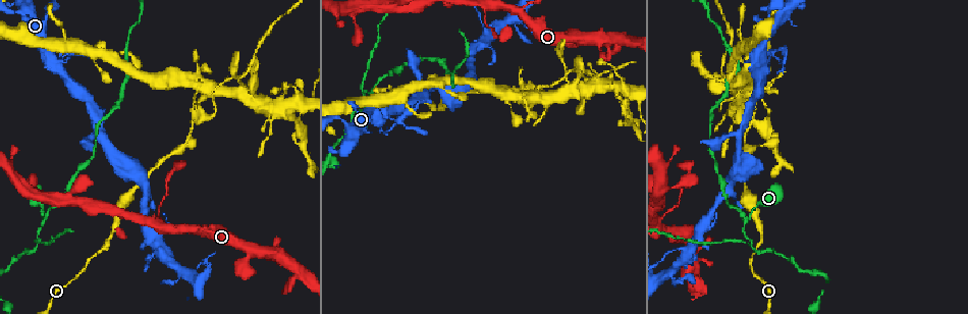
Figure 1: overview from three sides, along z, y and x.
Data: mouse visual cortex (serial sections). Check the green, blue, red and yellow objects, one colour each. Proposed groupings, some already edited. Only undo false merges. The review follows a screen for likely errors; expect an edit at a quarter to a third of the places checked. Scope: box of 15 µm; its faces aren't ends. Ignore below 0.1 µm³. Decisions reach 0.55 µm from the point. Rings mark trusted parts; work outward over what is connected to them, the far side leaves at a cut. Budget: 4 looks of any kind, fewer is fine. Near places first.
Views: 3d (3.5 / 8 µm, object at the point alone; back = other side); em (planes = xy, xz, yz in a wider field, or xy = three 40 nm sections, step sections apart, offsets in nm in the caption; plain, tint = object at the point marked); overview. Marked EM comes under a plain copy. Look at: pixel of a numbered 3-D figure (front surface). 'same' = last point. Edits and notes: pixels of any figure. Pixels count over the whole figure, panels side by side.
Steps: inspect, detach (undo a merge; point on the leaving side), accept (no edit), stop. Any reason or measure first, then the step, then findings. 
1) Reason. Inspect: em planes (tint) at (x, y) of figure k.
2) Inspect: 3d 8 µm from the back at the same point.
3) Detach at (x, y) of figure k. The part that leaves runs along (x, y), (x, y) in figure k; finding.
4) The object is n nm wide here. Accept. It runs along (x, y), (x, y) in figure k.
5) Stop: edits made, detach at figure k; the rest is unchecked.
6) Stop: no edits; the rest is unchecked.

Inspect: 3d 3.5 µm at (160, 219) of figure 1.

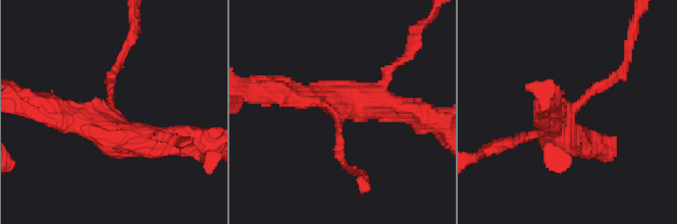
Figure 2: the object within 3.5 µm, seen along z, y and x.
3 arms meet here; the arms are 150, 300, 400 nm wide; need the tissue. Inspect: em xy step 5 (tint) at (339, 113) of figure 2.

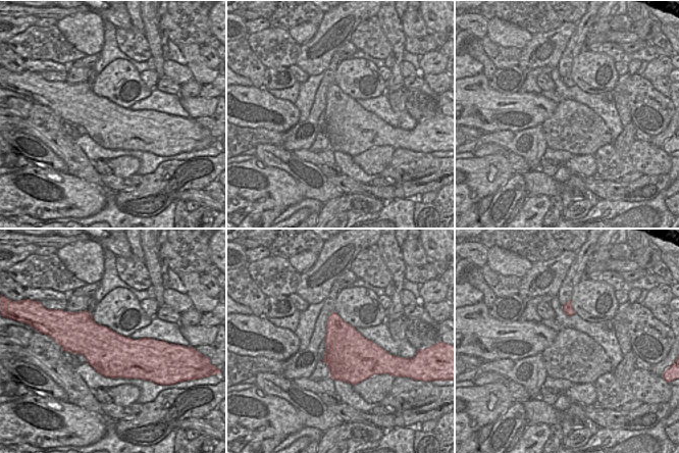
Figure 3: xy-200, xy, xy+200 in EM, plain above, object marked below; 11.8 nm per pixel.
Accept. Continuous, no second cell.

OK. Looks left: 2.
Side arm on a straight run. Inspect: 3d 3.5 µm at (26, 188) of figure 1.

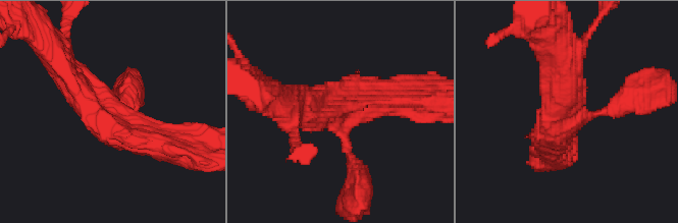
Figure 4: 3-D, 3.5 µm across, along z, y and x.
3 arms meet here; the arms are 150, 450, 450 nm wide. Inspect: em xy step 2 (tint) at (106, 116) of figure 4.

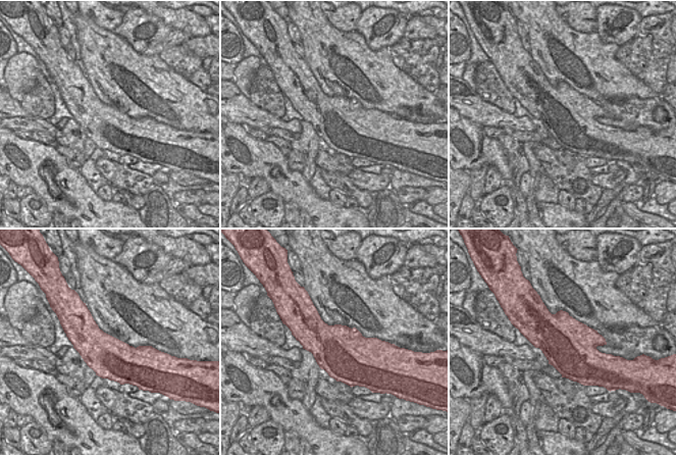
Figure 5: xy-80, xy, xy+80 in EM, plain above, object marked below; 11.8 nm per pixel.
The object is 600 nm wide here. Accept. It runs along (161, 147), (120, 133), (61, 62) in figure 4; continuous, no second cell.

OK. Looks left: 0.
Stop: no edits; the rest is unchecked.

